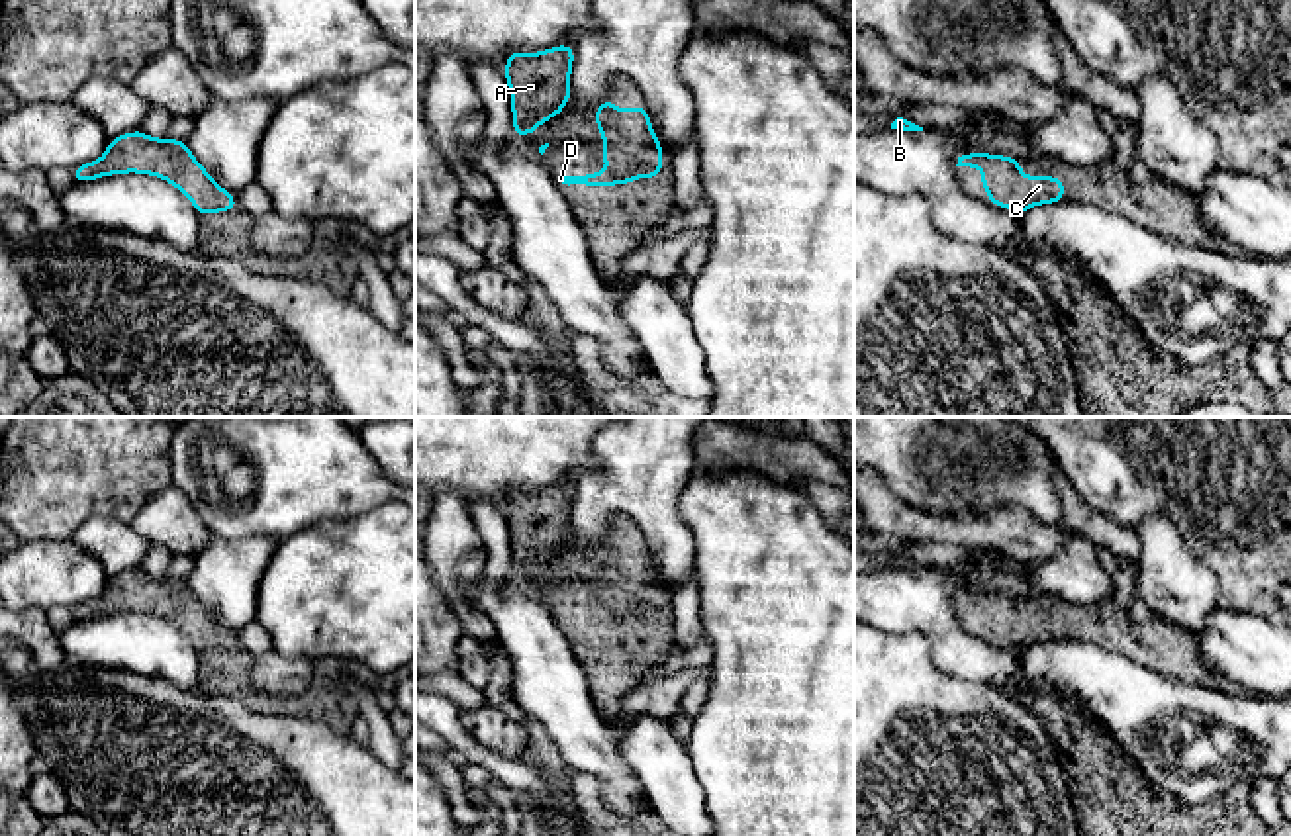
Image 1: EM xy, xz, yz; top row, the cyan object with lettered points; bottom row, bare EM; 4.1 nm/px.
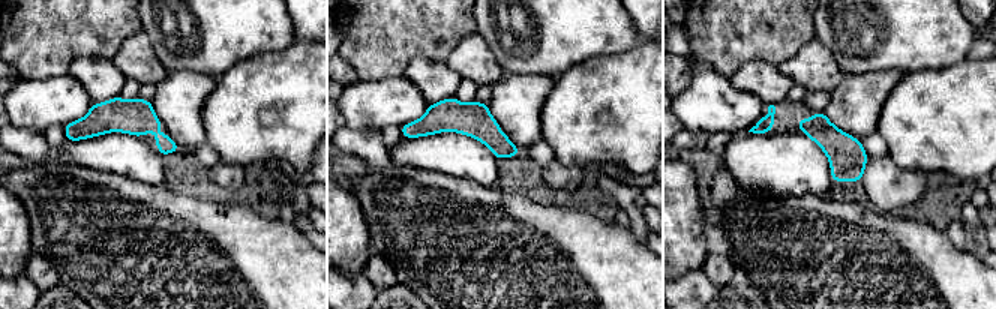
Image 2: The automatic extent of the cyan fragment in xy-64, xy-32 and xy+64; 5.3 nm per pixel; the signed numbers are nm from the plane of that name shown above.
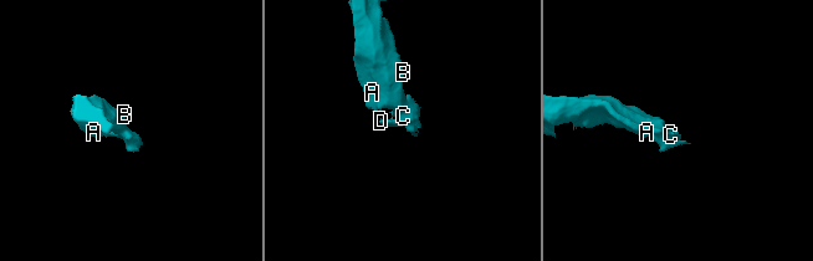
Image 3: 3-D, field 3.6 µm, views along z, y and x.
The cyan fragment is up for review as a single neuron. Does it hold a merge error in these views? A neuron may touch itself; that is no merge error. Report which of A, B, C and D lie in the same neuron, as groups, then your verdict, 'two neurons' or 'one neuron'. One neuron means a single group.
A B C D | one neuron

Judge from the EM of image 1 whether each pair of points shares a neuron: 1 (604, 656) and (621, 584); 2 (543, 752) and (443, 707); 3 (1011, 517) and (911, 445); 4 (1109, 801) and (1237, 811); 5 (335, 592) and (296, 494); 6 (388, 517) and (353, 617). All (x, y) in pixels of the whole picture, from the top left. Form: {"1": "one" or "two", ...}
{"1": "one", "2": "two", "3": "two", "4": "one", "5": "two", "6": "one"}

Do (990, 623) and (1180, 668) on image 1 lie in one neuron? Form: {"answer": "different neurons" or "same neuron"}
{"answer": "same neuron"}

